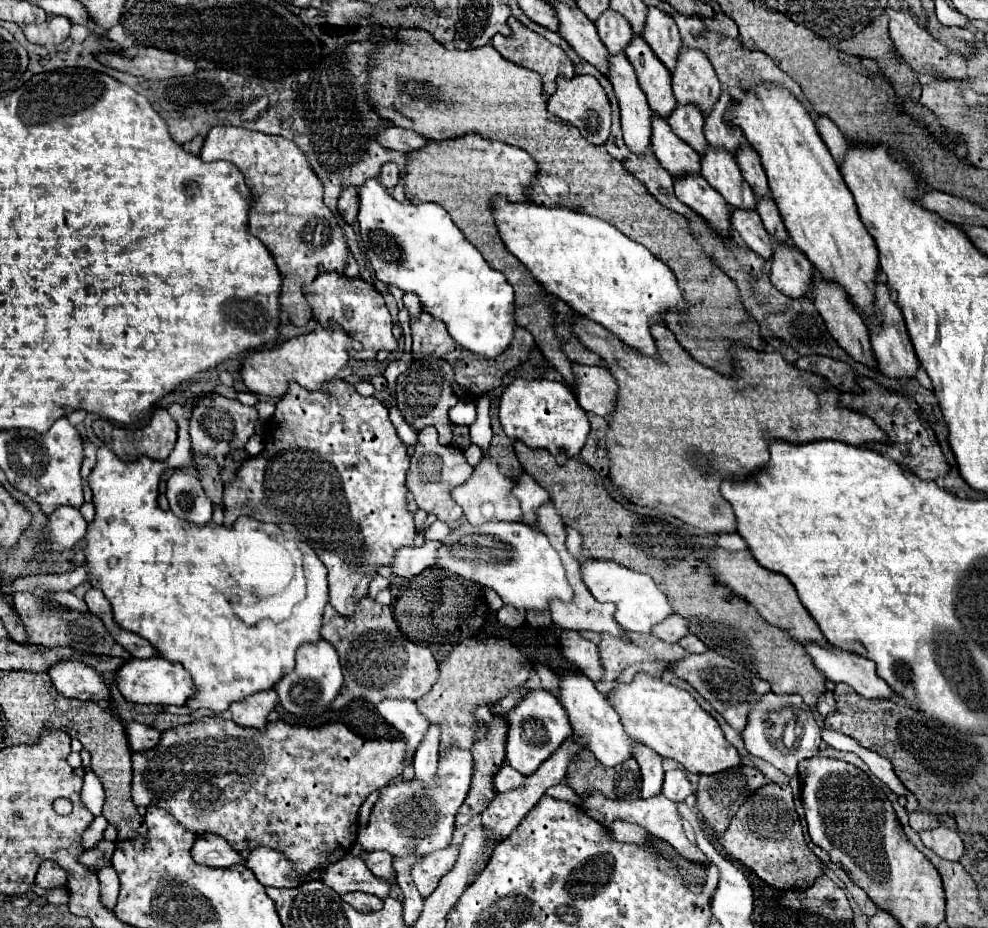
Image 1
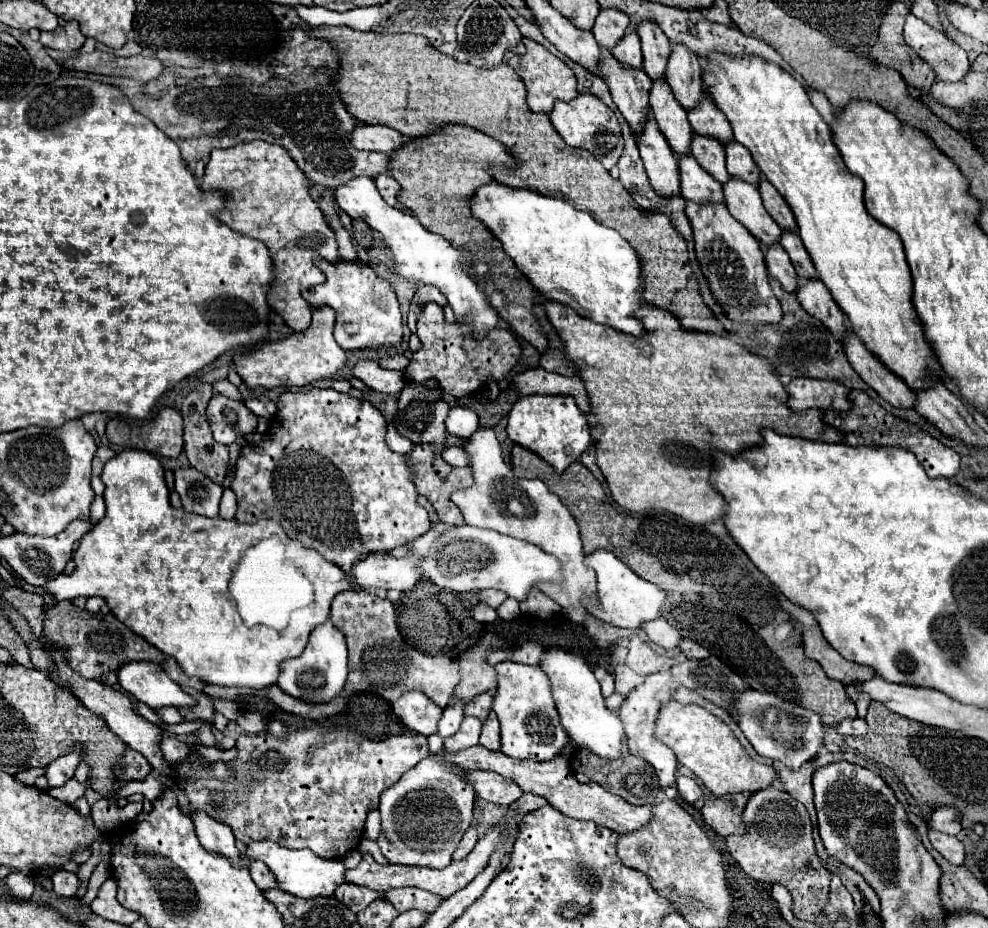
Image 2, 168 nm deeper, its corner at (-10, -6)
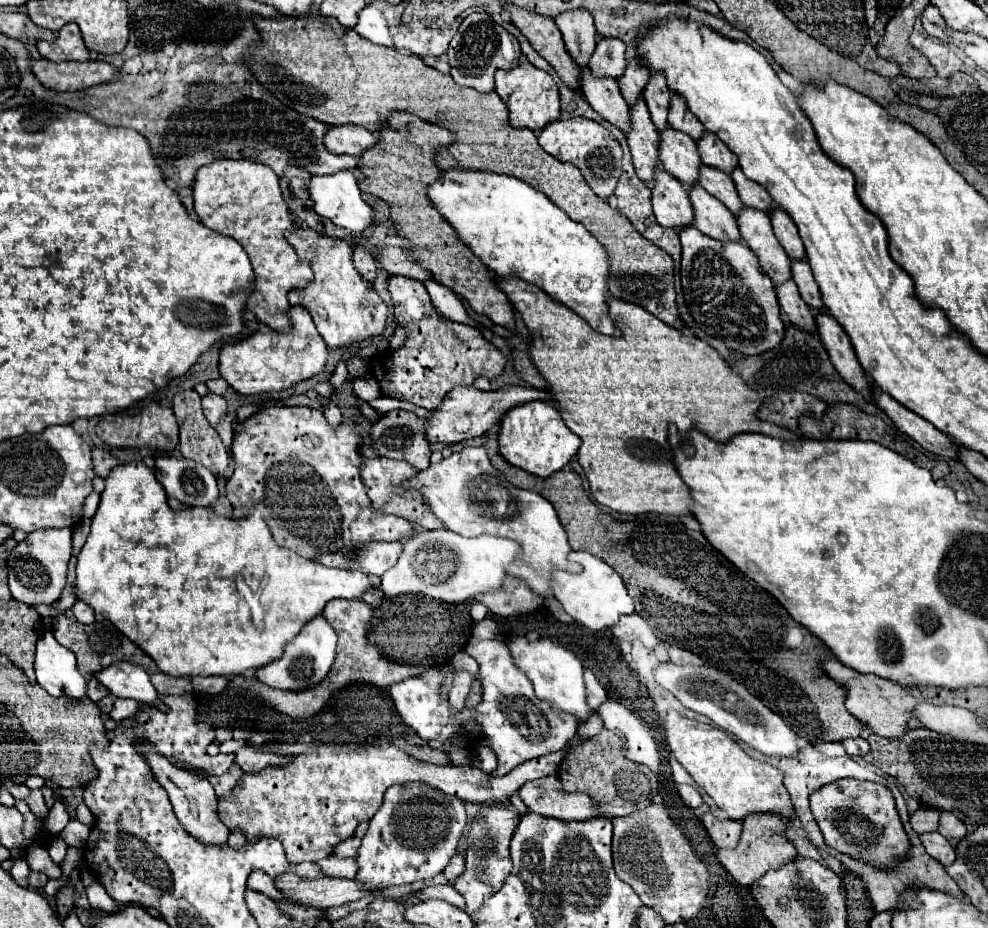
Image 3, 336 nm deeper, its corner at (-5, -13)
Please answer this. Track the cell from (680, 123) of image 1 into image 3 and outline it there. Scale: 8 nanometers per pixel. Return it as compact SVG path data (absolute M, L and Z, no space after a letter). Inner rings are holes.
M701 166L699 186L705 188L717 200L721 200L733 214L743 210L743 202L739 200L739 194L737 194L735 184L729 174L725 174L717 168L711 168L711 166Z

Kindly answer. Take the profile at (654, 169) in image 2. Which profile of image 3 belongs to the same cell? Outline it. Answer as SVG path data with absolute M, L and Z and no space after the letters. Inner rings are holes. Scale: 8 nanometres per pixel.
M663 168L655 170L653 212L657 222L665 228L685 228L693 224L693 206L687 188Z

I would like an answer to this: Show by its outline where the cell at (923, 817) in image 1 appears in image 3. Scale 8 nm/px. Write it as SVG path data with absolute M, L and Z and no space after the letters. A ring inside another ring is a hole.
M941 812L939 832L945 838L957 838L957 840L961 840L967 834L967 828L965 828L965 824L953 812Z

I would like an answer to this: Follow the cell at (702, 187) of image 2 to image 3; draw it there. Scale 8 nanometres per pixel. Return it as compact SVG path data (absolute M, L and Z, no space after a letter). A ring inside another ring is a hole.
M701 186L689 190L689 198L695 210L695 226L705 236L715 240L741 240L735 216Z

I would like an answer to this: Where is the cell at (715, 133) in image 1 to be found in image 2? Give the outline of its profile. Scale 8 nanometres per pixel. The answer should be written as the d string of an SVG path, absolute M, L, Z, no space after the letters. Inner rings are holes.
M728 141L724 145L724 151L726 151L726 167L728 167L728 173L732 177L740 177L752 185L758 185L760 181L760 169L758 165L754 163L750 151L740 145L738 141Z

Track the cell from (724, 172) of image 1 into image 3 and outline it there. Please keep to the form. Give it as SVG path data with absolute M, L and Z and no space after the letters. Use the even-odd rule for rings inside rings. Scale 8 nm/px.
M743 208L737 216L737 224L743 242L755 252L763 272L773 280L773 284L779 286L787 282L791 278L791 260L777 242L769 216L753 208Z

